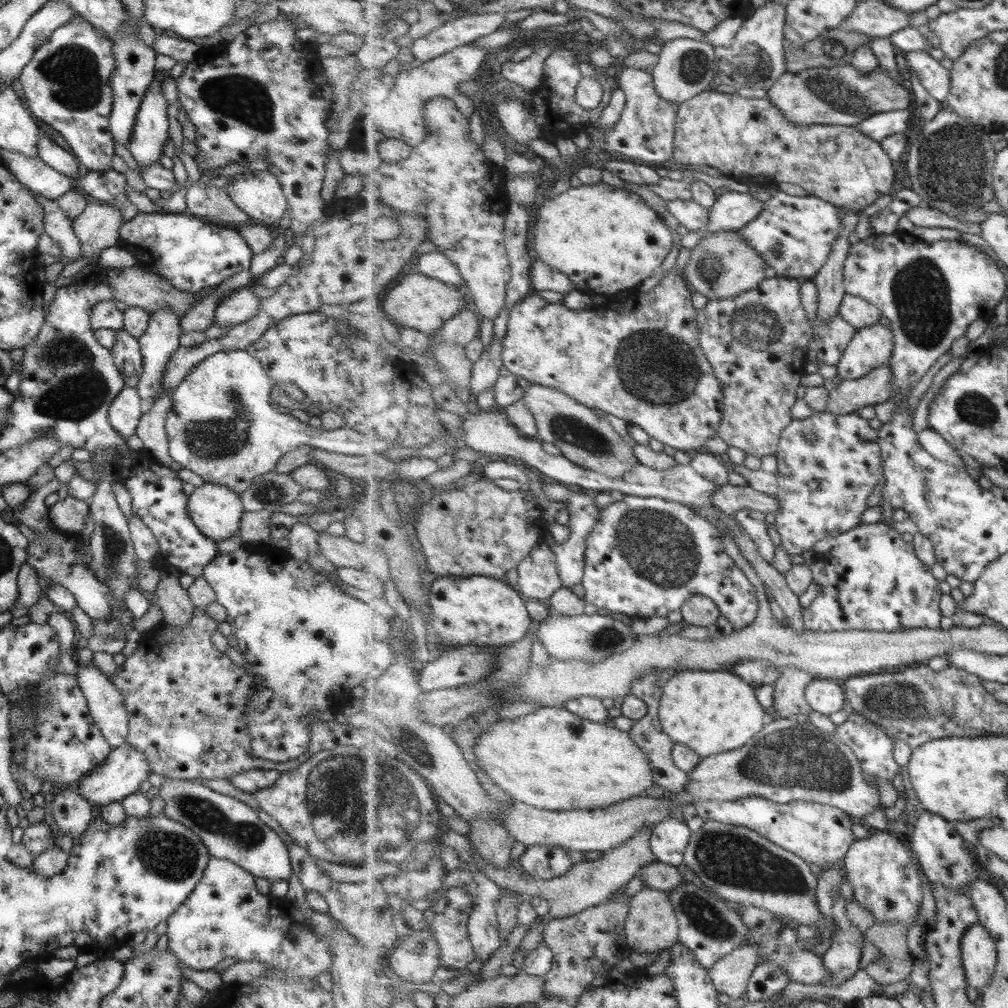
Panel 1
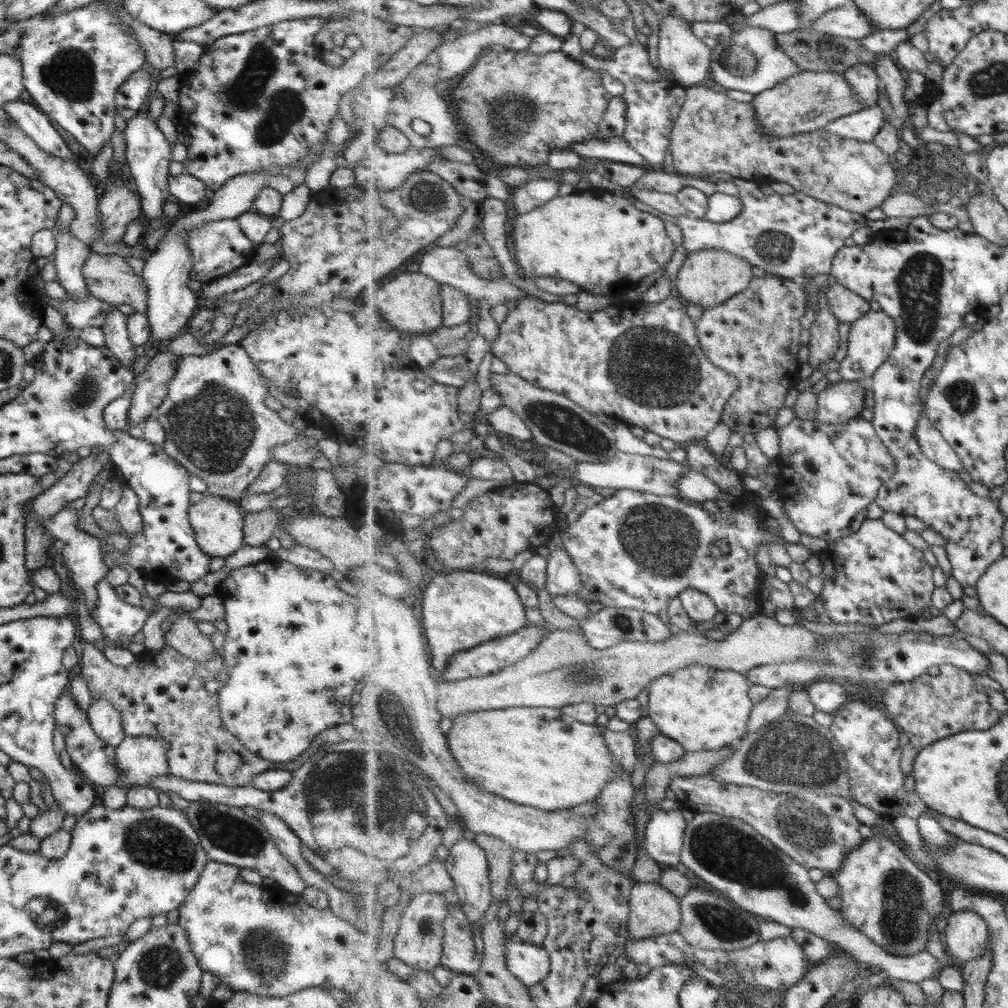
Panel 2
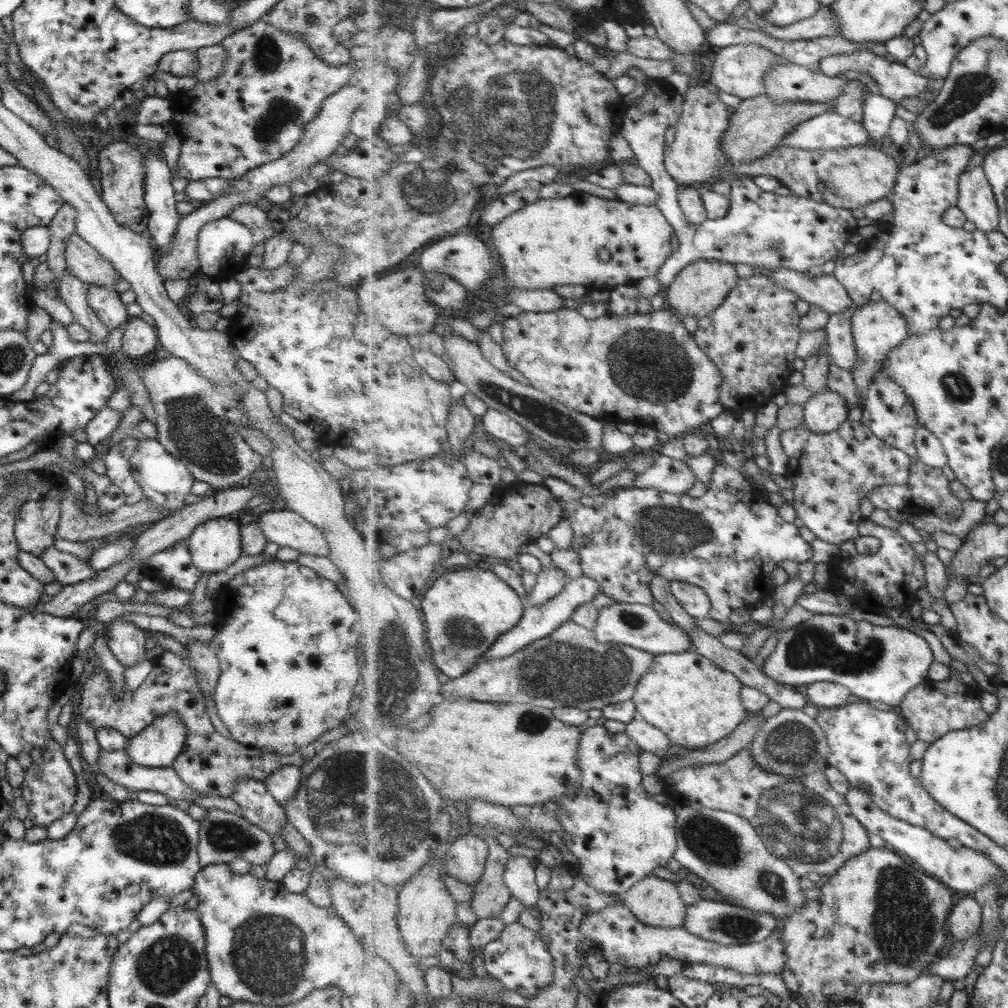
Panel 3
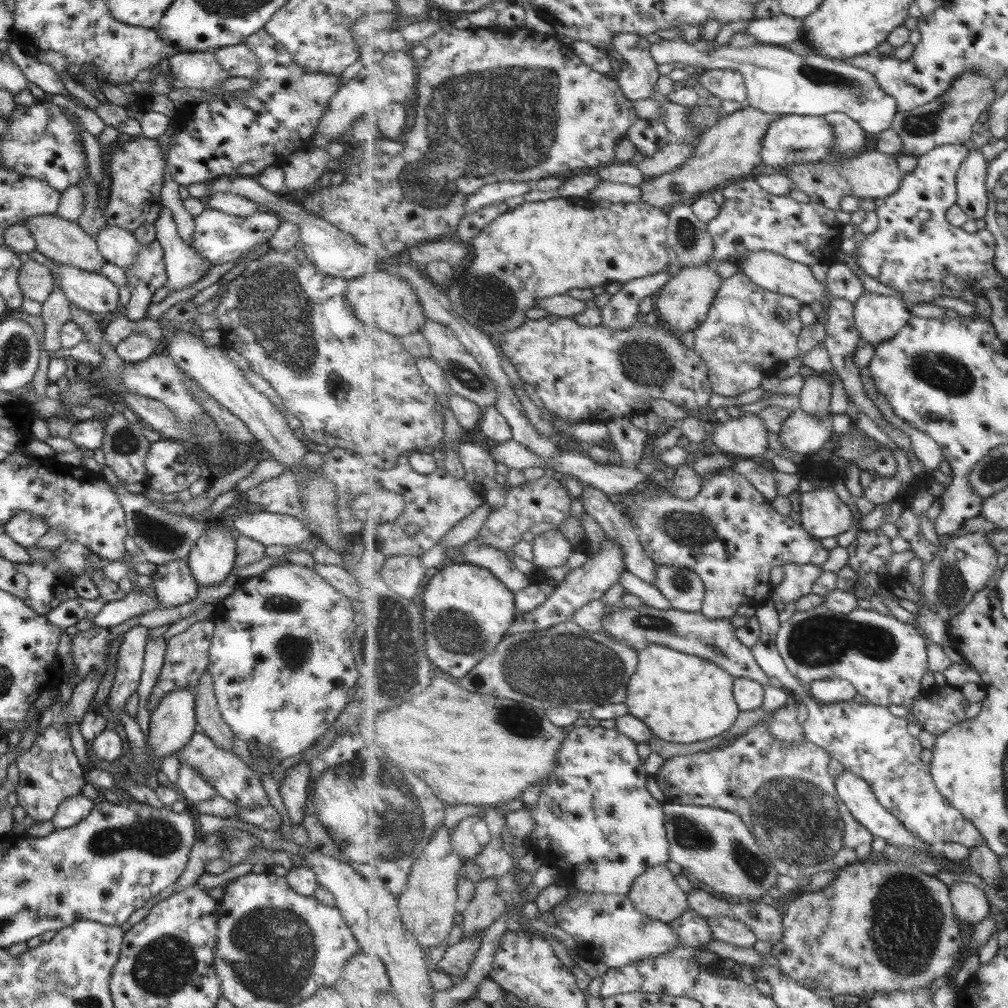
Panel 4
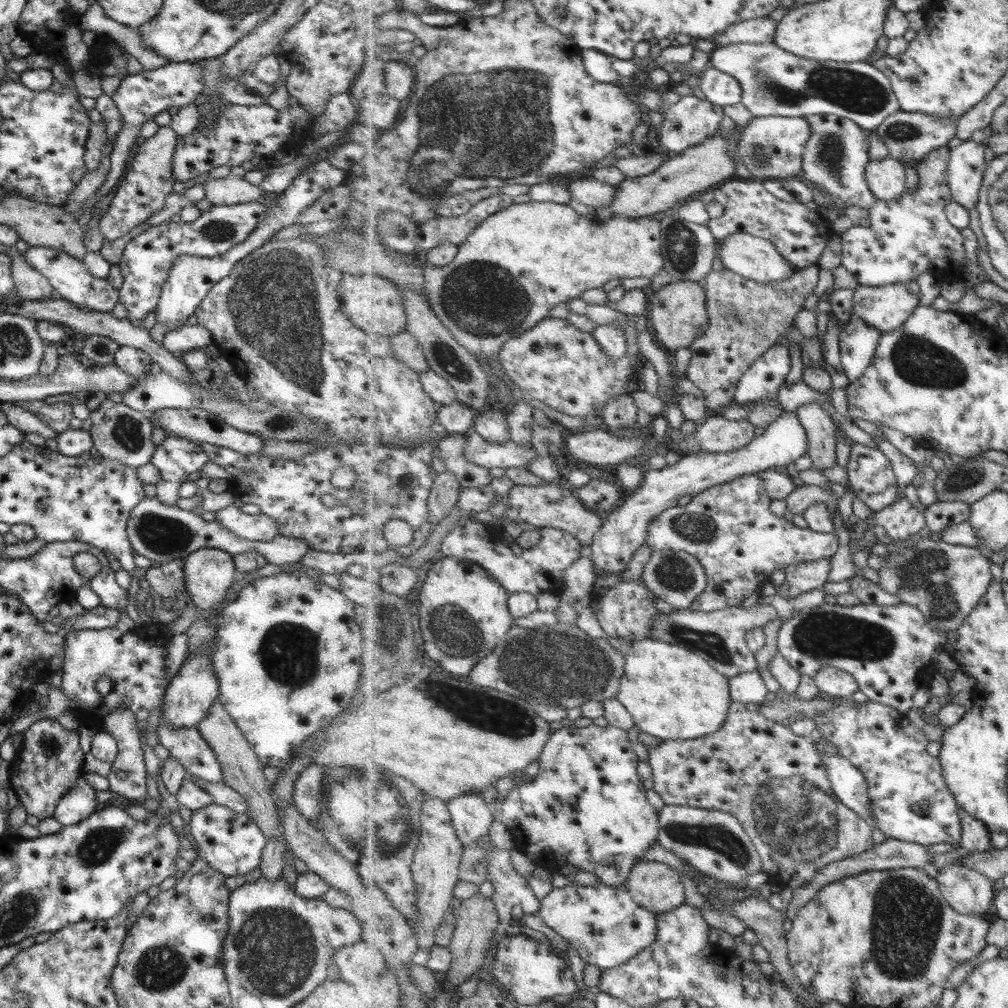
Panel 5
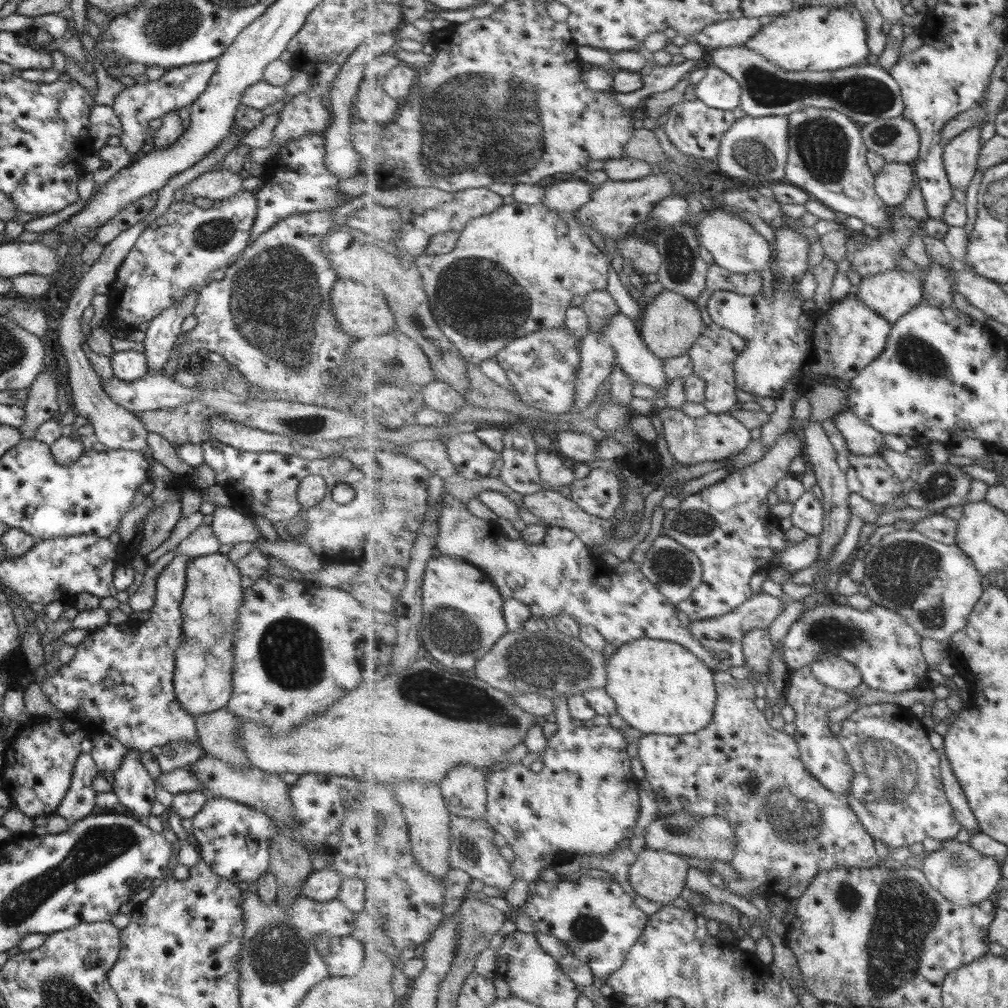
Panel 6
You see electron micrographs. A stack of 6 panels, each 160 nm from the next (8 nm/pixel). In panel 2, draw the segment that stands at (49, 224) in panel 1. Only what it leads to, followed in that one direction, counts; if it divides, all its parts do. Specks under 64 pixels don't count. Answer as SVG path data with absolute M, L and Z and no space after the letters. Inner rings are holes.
M65 227L55 234L56 247L50 259L56 270L56 281L70 294L73 301L89 296L82 277L82 266L90 247L75 238Z

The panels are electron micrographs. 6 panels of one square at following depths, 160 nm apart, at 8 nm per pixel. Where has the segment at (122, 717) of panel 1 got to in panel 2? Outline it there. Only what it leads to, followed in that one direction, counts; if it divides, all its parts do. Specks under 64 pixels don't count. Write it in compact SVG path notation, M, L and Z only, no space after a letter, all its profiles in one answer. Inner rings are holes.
M92 698L86 717L97 738L106 745L116 747L123 740L125 734L121 726L121 715L107 699Z

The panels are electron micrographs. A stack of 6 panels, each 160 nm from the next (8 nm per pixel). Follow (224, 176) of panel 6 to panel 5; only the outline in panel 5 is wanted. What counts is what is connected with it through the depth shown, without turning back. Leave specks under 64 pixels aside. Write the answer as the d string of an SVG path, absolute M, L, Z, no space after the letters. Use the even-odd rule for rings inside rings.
M231 174L203 182L204 199L212 206L231 206L257 201L263 195L257 186Z

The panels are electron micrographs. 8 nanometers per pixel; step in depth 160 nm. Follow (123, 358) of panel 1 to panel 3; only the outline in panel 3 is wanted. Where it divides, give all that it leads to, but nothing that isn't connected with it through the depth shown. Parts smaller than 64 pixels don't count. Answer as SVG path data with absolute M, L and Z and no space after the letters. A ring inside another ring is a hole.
M88 286L86 297L88 305L107 331L119 328L126 322L126 306L121 303L119 293L115 290L109 290L102 286Z

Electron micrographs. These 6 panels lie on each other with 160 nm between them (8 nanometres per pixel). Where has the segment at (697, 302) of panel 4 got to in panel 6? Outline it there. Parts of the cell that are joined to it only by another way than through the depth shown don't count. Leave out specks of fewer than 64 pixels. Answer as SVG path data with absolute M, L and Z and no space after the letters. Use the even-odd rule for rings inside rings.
M664 289L642 311L638 327L648 347L663 360L687 354L701 337L704 319L693 301L678 292Z

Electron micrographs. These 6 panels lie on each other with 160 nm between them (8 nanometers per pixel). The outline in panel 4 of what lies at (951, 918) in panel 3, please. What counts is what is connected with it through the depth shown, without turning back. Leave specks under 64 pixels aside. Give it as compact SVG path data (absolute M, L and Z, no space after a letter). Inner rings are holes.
M971 883L951 885L950 894L956 915L970 926L985 920L994 911L985 892Z

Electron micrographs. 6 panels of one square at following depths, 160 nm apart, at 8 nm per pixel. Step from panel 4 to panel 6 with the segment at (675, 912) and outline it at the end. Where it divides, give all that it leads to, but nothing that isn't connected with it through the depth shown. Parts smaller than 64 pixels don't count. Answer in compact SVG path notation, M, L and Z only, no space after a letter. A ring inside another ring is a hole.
M646 847L629 868L628 880L643 902L660 902L663 906L671 905L673 900L681 896L683 888L687 885L690 868L687 860L681 858L681 854Z

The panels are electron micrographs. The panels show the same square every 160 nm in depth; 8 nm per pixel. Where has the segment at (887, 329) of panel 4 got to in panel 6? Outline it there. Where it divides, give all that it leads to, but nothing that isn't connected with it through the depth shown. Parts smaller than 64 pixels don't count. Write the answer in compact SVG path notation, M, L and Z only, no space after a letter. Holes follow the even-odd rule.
M898 268L856 280L860 299L893 325L924 302L923 282L915 272Z

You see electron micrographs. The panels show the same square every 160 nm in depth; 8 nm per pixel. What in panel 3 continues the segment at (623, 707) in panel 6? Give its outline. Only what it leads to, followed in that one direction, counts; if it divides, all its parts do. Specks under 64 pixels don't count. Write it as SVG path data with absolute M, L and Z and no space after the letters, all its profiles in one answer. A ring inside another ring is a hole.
M695 650L657 654L653 669L645 674L633 695L639 717L660 728L674 744L696 750L719 742L748 716L741 698L744 684Z

